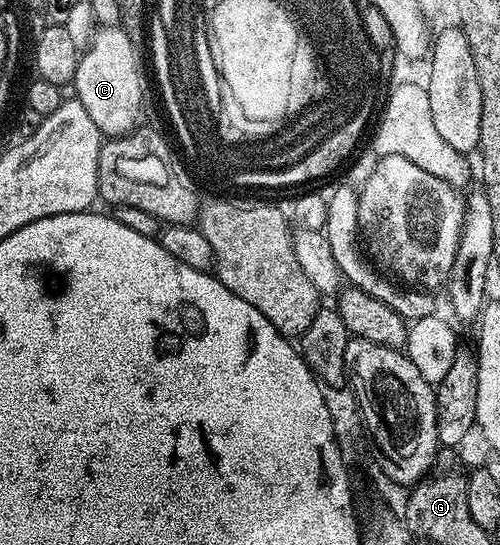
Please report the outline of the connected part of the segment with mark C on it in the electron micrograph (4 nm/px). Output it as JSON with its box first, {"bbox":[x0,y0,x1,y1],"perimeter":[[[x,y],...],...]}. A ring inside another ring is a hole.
{"bbox":[72,25,142,135],"perimeter":[[[121,25],[102,26],[94,34],[90,47],[81,51],[78,73],[72,83],[76,100],[88,108],[92,124],[103,135],[129,134],[135,129],[138,113],[142,110],[142,58],[134,39],[126,35]]]}

